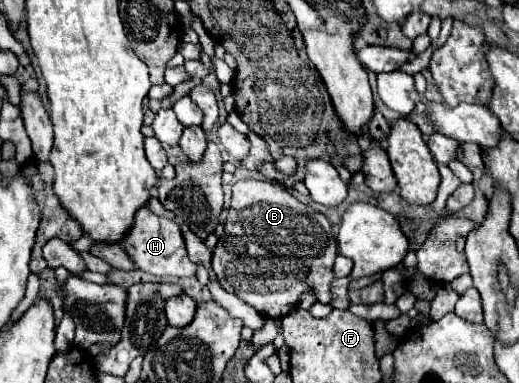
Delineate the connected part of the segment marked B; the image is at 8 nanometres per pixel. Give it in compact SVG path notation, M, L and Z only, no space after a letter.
M248 178L232 186L224 234L212 250L212 270L226 292L236 294L262 316L286 316L310 292L318 302L332 304L334 254L336 240L324 214L298 202L280 182Z

